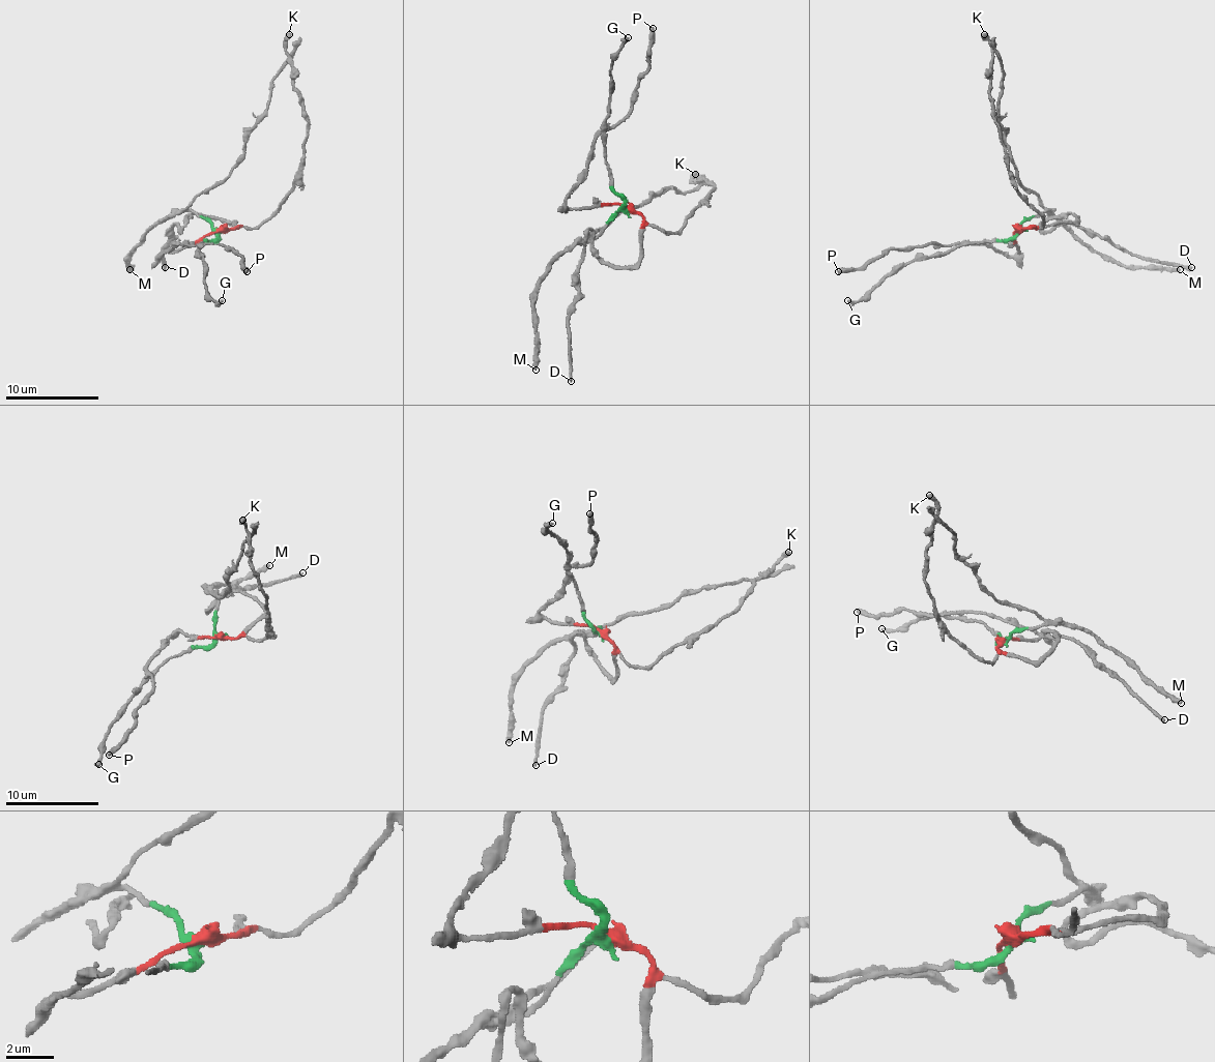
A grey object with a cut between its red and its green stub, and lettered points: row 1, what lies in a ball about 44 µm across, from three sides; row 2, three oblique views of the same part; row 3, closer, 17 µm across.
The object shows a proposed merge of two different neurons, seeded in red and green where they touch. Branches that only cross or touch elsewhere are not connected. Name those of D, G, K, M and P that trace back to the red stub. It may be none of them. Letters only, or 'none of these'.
D, K, P

